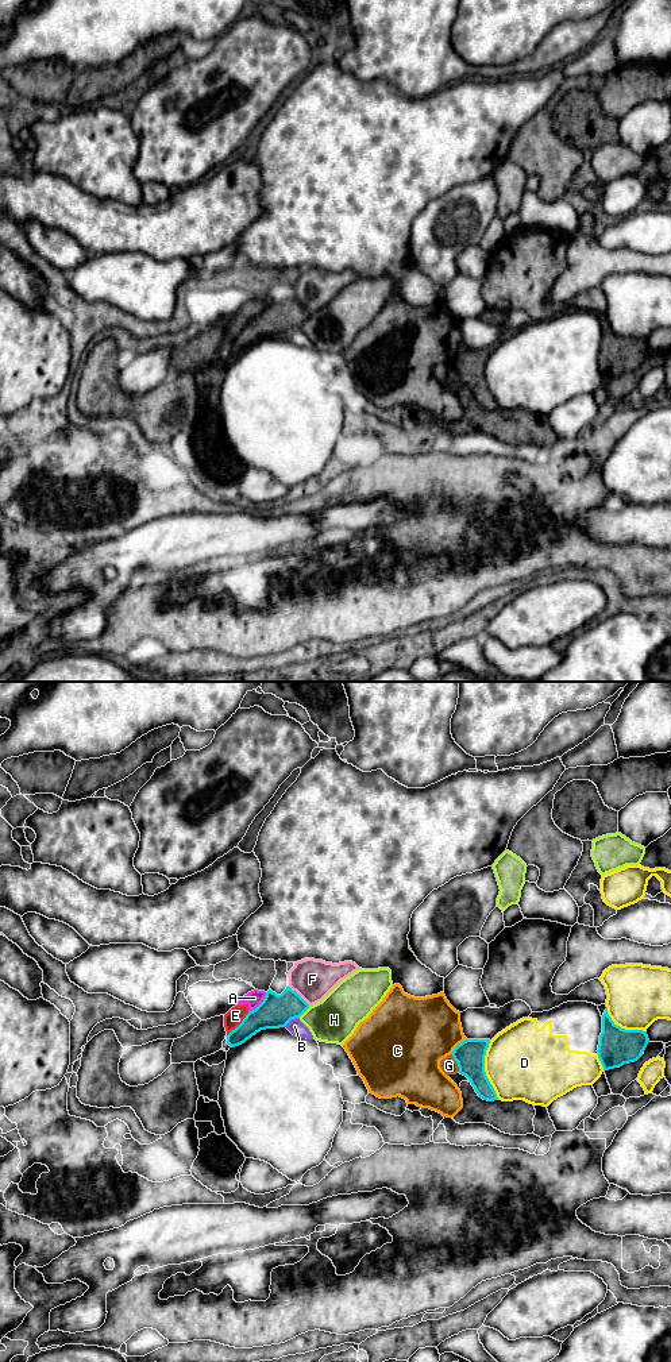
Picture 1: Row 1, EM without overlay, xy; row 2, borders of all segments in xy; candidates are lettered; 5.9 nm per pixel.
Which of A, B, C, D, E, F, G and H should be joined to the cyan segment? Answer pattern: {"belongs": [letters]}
{"belongs": []}

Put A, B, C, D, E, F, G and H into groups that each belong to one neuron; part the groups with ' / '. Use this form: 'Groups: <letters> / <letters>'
Groups: A E / B D / C / F / G / H

